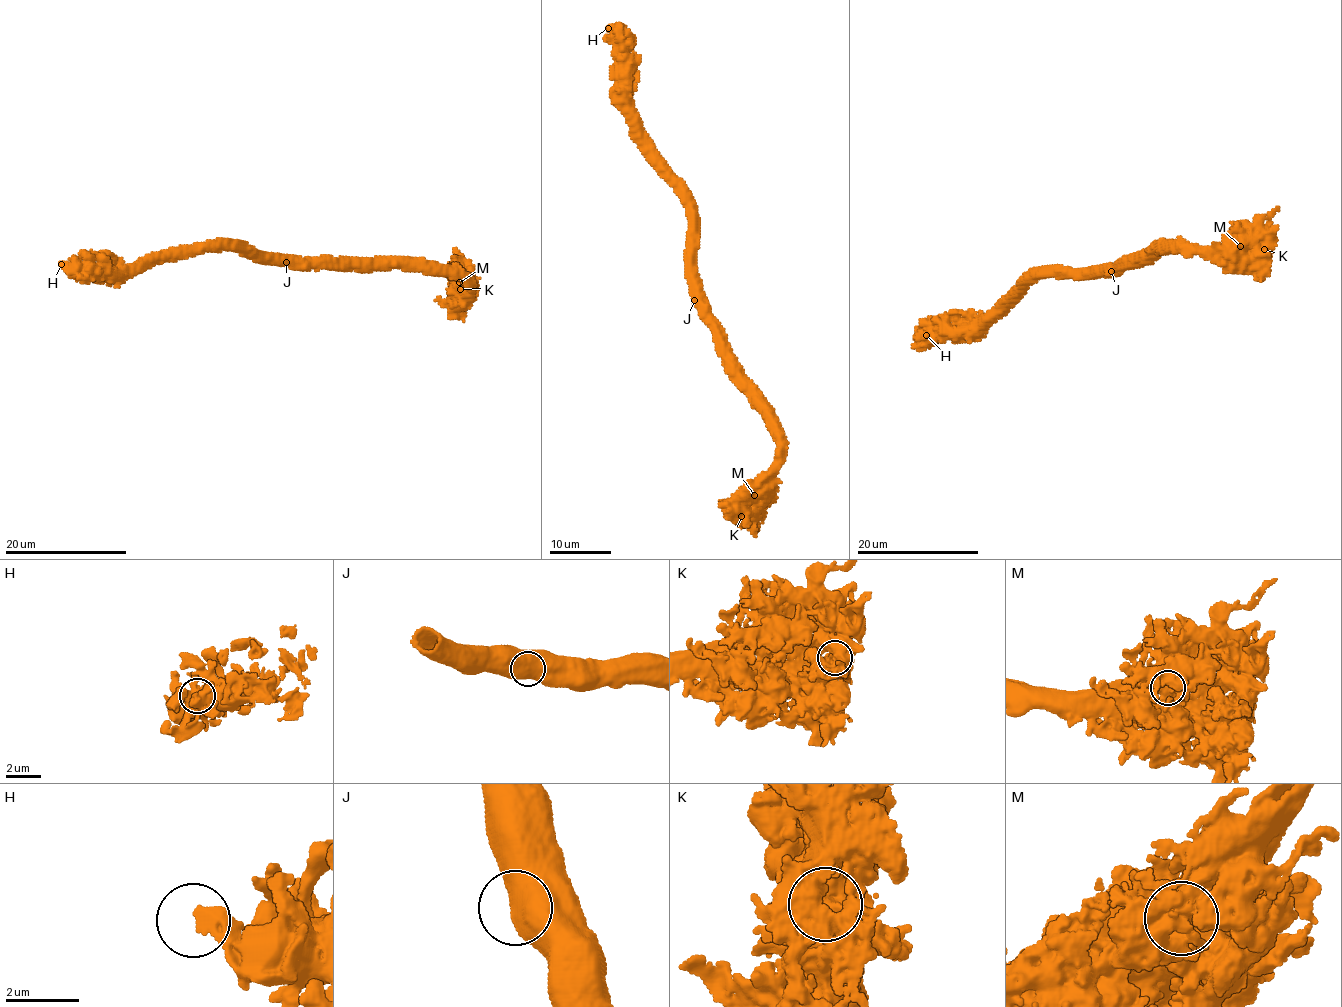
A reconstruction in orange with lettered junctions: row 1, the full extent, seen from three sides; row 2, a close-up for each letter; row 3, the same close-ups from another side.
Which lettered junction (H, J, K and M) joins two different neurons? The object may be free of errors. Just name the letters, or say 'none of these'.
none of these

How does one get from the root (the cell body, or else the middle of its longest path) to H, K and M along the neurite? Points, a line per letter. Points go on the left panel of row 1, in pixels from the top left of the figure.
H: (288, 259), (198, 245), (117, 271), (61, 264)
K: (288, 259), (453, 271), (469, 279), (456, 287), (460, 289)
M: (288, 259), (453, 271), (469, 279), (464, 283), (458, 283)

